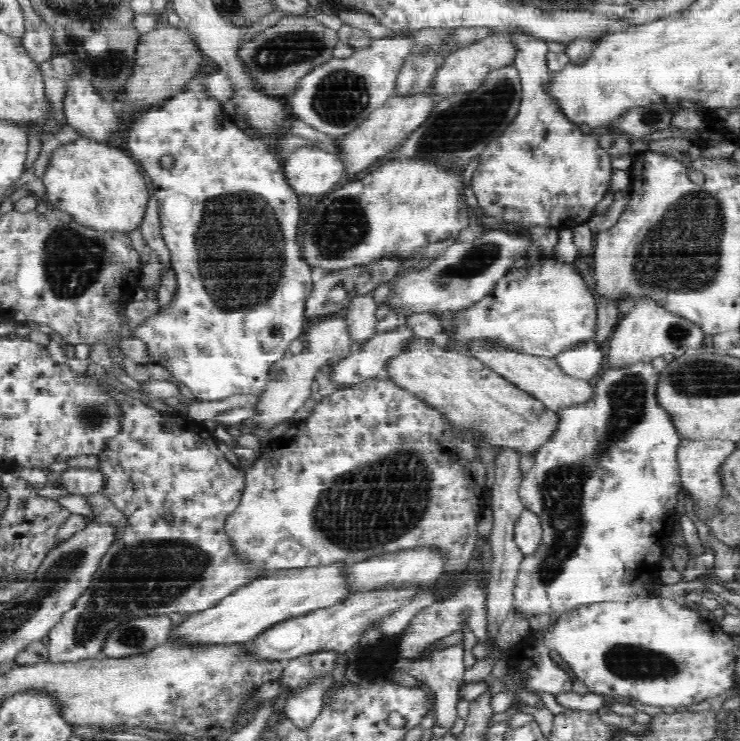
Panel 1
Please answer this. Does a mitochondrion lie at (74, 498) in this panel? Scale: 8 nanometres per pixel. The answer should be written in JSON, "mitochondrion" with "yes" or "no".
{"mitochondrion":"no"}

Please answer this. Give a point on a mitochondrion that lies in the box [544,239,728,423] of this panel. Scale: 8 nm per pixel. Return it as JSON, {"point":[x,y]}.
{"point":[676,334]}

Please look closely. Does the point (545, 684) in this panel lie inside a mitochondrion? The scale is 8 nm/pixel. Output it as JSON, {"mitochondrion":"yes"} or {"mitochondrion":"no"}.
{"mitochondrion":"no"}

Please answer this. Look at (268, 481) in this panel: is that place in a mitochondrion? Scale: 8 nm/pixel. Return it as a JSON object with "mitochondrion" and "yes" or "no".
{"mitochondrion":"no"}

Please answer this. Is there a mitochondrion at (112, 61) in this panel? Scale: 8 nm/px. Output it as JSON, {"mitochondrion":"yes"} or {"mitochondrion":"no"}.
{"mitochondrion":"yes"}

